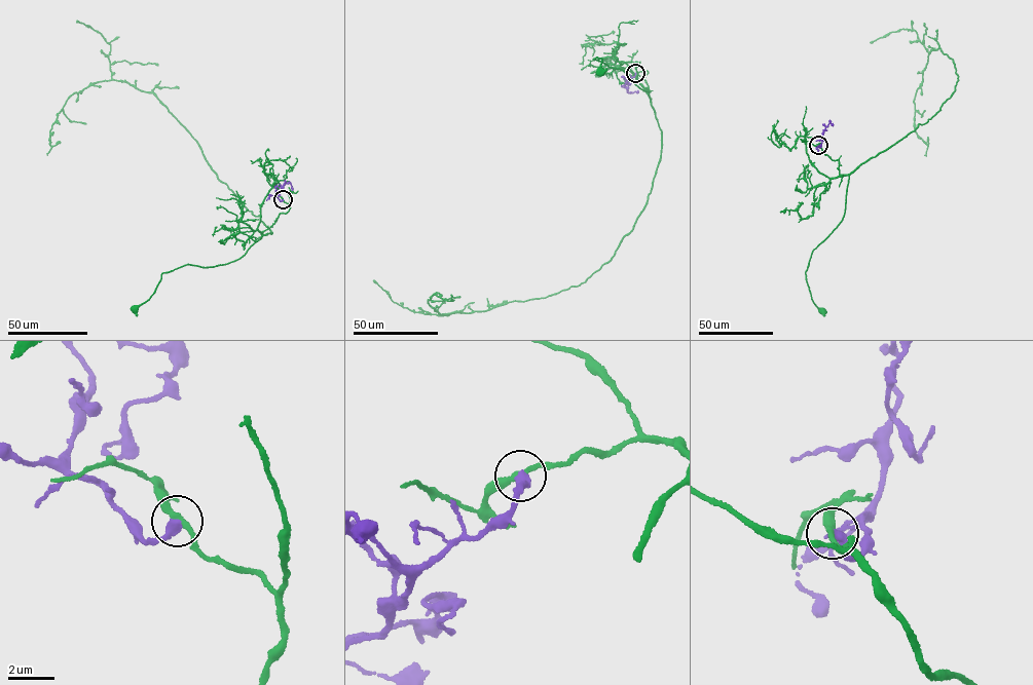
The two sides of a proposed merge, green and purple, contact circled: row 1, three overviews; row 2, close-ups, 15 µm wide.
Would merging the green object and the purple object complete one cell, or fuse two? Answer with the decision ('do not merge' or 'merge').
do not merge

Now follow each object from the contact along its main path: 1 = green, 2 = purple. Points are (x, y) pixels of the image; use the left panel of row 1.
1: (283, 199), (288, 211), (246, 254), (226, 264), (188, 264), (164, 272), (154, 293), (135, 308)
2: (283, 199), (275, 196), (275, 186), (282, 188), (289, 182), (292, 190)

